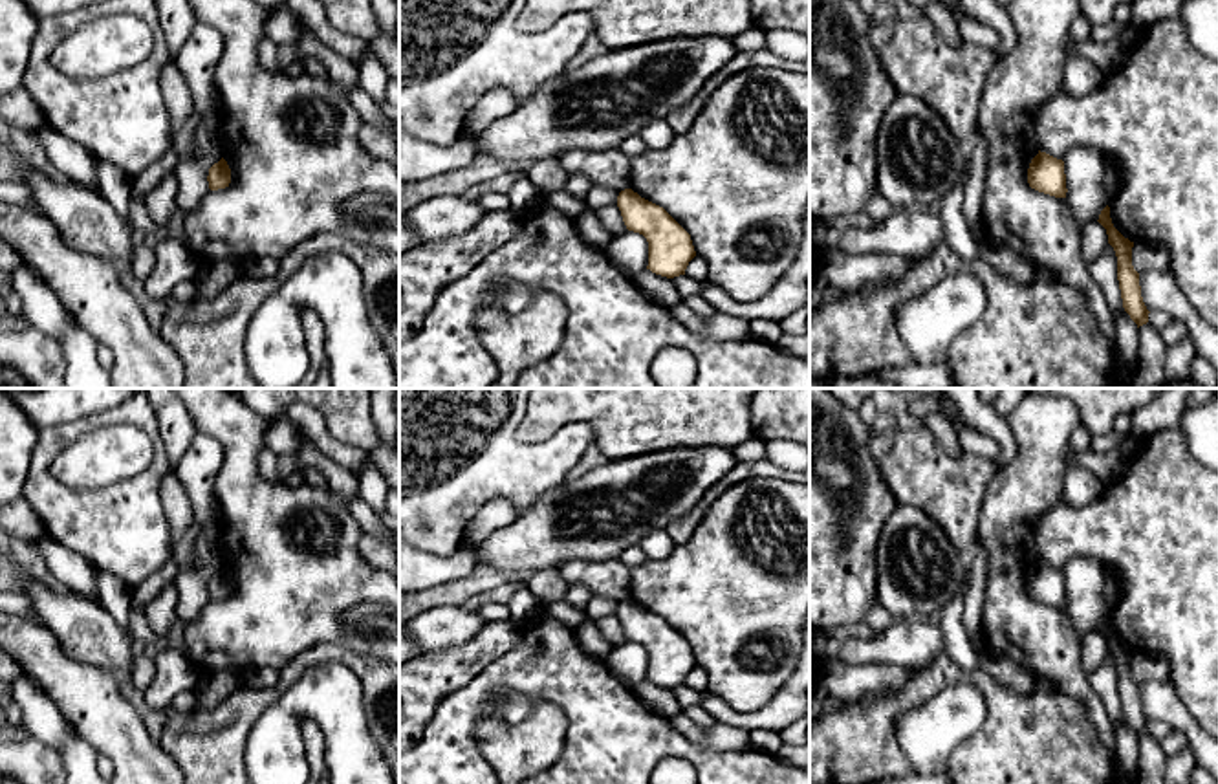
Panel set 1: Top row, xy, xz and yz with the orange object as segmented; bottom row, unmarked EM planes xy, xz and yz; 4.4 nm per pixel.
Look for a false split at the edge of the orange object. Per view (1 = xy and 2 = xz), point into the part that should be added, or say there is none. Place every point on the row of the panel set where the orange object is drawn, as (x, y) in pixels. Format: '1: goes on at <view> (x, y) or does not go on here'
1: does not go on here
2: does not go on here

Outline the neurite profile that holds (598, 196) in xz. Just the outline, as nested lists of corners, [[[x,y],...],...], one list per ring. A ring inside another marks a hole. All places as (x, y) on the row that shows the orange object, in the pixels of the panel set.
[[[592,185],[586,194],[586,203],[592,211],[617,203],[619,191],[604,185]]]

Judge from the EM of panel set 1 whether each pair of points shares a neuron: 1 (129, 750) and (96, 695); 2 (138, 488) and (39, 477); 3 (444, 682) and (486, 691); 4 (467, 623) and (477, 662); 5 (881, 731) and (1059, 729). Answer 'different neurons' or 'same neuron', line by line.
1: same neuron
2: same neuron
3: different neurons
4: different neurons
5: same neuron

